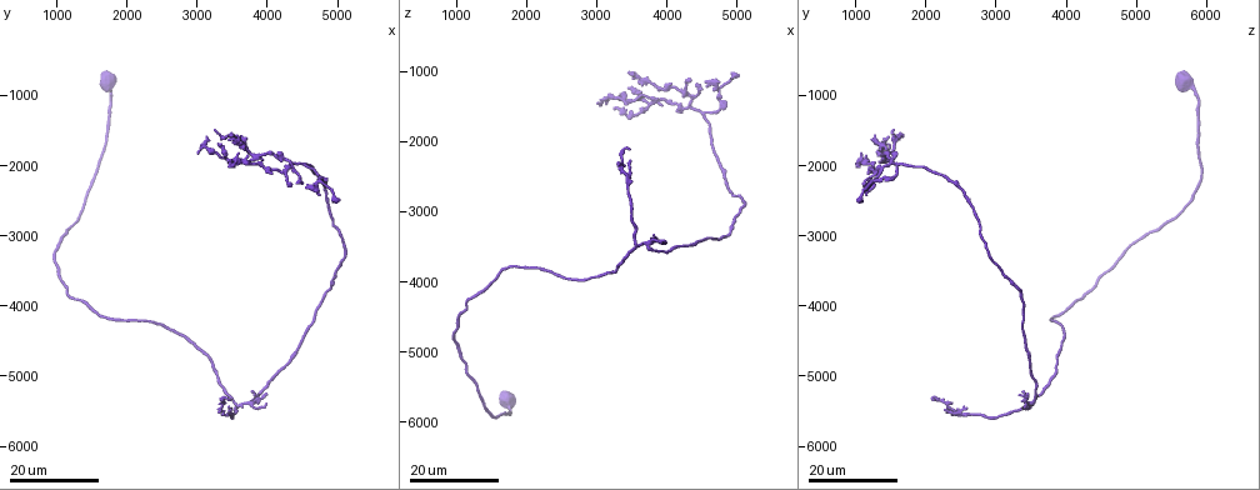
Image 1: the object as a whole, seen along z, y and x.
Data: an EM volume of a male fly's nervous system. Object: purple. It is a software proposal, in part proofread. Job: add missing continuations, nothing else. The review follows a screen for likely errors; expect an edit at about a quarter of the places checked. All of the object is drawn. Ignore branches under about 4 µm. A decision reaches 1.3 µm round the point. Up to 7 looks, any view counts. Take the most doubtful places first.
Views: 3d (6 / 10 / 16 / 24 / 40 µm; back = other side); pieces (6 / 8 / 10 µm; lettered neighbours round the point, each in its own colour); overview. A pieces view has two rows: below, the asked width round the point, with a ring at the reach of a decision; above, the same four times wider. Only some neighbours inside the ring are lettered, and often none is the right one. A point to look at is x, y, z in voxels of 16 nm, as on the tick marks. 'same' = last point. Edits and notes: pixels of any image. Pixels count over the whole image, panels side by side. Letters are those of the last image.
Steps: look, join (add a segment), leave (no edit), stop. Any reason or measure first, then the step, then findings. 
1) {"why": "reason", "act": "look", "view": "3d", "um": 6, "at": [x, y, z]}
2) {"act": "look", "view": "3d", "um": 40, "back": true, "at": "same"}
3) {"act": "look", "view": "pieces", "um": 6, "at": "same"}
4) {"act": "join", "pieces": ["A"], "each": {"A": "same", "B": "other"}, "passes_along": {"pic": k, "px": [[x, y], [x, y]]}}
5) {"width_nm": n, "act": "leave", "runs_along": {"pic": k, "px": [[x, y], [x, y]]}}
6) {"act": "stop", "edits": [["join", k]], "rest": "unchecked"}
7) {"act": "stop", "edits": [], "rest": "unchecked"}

{"why": "thick end", "act": "look", "view": "3d", "um": 16, "at": [4350, 2300, 1100]}

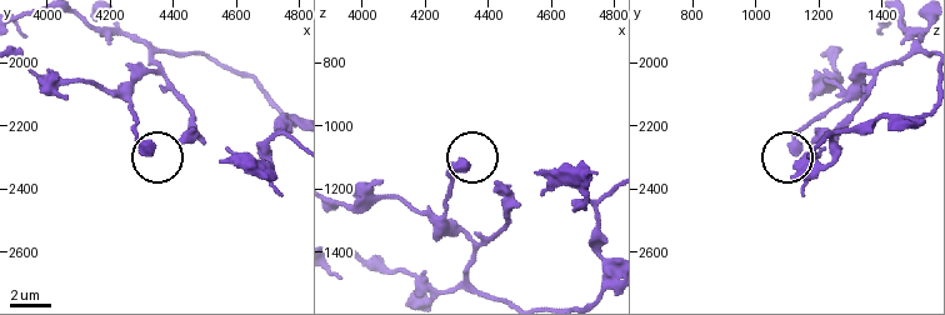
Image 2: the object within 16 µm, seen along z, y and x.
{"act": "look", "view": "pieces", "um": 10, "at": [4330, 2280, 1130]}

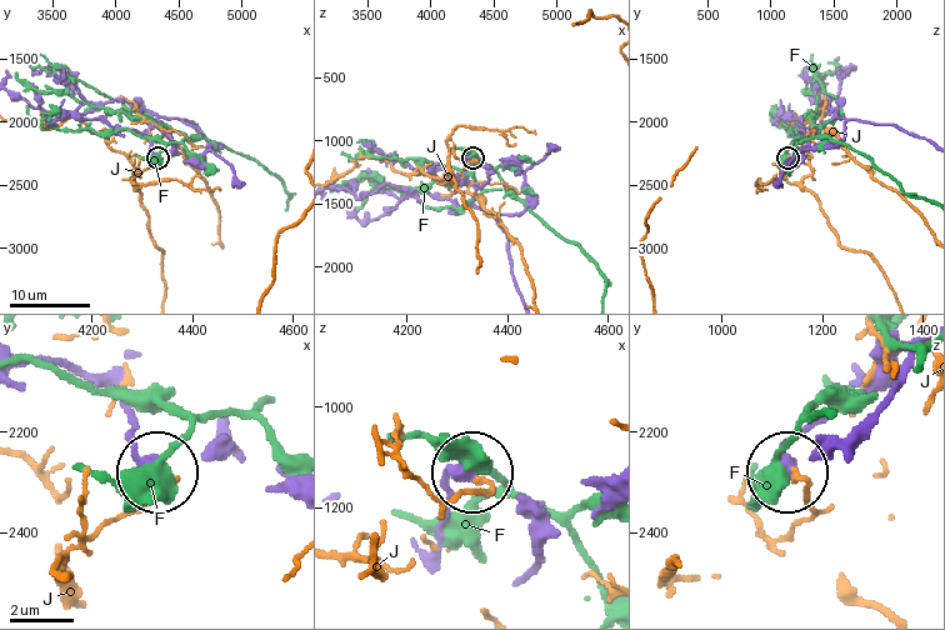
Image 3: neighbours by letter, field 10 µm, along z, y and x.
{"width_nm": 510, "act": "leave", "each": {"F": "other", "J": "other"}, "runs_along": {"pic": 3, "px": [[438, 540], [446, 478], [468, 475]]}, "found": "no lettered segment goes on from it"}

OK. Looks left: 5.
{"why": "an open end", "act": "look", "view": "3d", "um": 24, "at": [4000, 5250, 3450]}

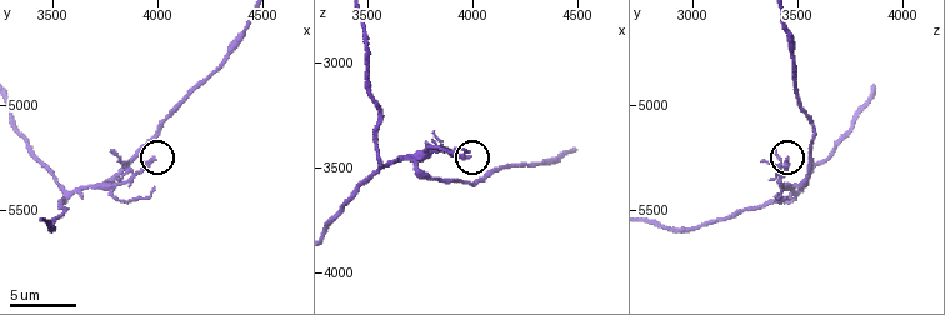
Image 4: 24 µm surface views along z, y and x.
{"act": "look", "view": "pieces", "um": 10, "at": [3980, 5260, 3440]}

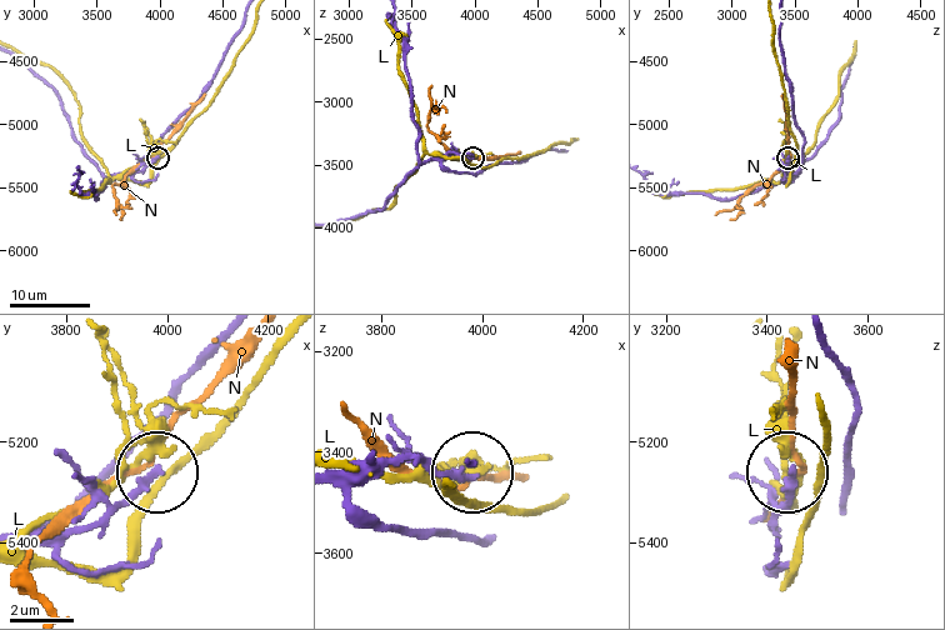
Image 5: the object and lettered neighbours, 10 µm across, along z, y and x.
{"width_nm": 210, "act": "leave", "each": {"L": "other", "N": "other"}, "runs_along": {"pic": 5, "px": [[839, 108], [825, 141], [793, 176], [785, 171], [788, 159]]}, "found": "no lettered segment goes on from it"}

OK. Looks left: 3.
{"act": "look", "view": "3d", "um": 16, "at": [3450, 2050, 1050]}

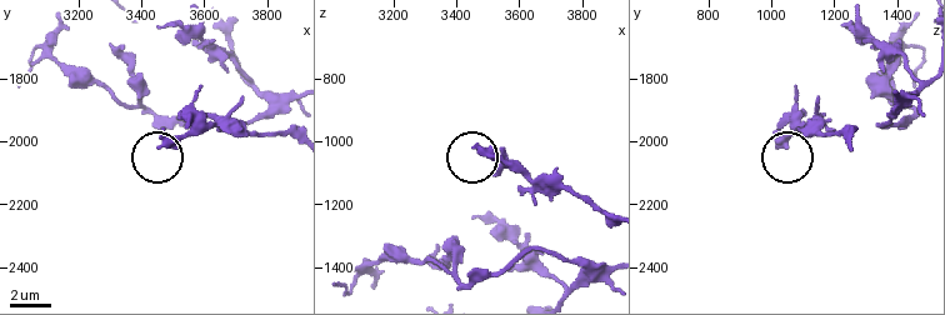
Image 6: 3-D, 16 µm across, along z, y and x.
{"why": "see the neighbours", "act": "look", "view": "pieces", "um": 6, "at": [3460, 2010, 1030]}

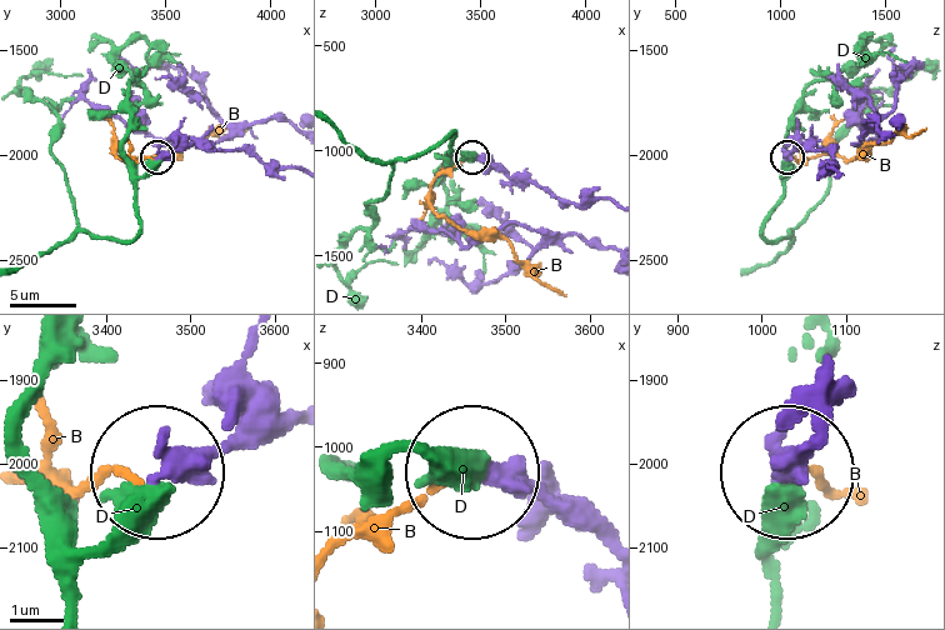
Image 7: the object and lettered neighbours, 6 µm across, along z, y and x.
{"act": "leave", "each": {"B": "other", "D": "other"}, "runs_along": {"pic": 7, "px": [[280, 425], [163, 461]]}, "found": "none of them fits"}

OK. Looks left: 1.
{"act": "stop", "edits": [], "rest": "unchecked"}

